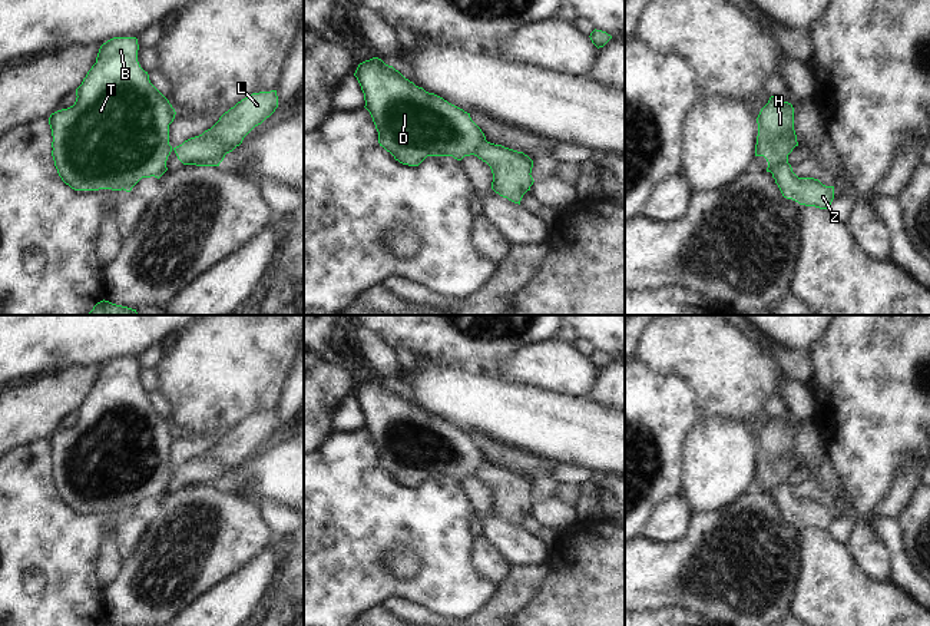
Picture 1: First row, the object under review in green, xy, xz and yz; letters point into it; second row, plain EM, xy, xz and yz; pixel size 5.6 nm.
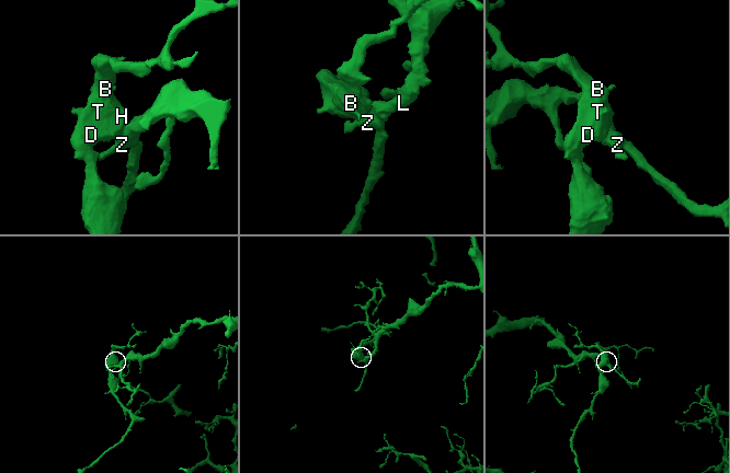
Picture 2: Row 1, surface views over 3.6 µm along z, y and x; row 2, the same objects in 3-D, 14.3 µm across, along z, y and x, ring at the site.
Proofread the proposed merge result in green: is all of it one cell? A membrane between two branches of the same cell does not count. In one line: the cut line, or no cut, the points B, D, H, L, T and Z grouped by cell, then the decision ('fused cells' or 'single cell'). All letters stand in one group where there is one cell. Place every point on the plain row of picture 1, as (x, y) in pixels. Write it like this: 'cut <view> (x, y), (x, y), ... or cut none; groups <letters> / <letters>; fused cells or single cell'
cut yz (787, 482), (778, 483), (770, 492); groups B D H T / L Z; fused cells

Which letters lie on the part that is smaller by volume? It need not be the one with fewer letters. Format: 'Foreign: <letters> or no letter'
Foreign: B, D, H, T

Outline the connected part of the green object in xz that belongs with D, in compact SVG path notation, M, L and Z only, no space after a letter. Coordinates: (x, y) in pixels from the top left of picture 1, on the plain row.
M378 378L360 384L354 397L380 467L403 486L418 487L427 477L461 481L486 461L470 434L416 407Z

